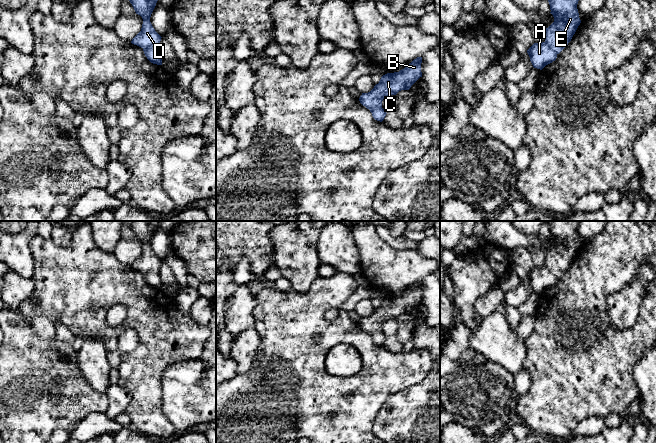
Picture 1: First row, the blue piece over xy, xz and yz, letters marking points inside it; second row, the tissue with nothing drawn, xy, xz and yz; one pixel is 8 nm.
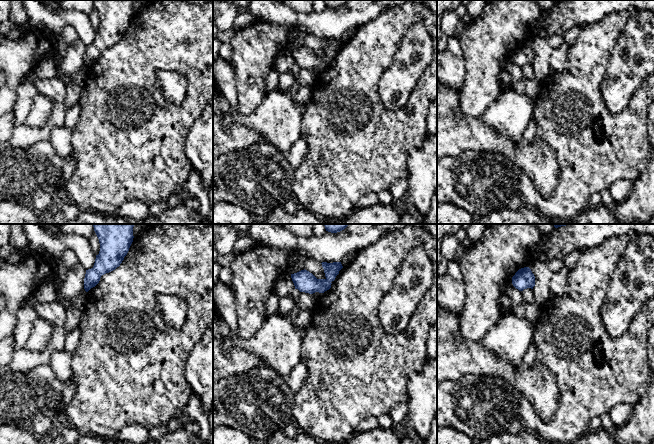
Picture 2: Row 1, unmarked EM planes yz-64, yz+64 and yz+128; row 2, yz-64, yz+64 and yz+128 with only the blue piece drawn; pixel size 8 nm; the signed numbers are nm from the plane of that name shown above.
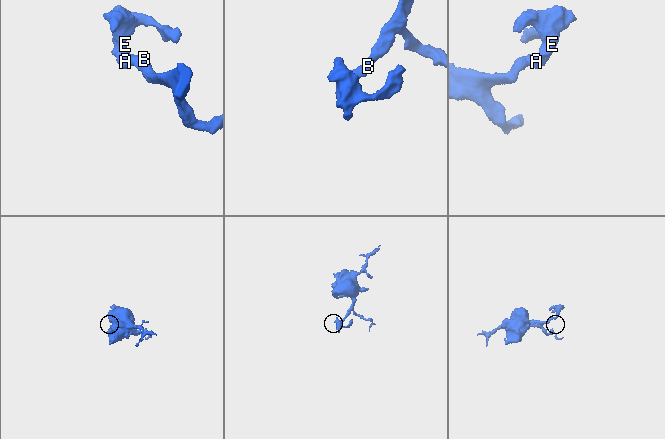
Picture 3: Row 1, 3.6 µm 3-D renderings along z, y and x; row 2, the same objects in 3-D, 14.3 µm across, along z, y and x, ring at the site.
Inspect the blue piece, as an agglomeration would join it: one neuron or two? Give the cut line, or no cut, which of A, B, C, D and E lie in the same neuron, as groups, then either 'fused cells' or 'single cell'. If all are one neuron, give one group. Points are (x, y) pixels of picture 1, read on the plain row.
no cut | A B C D E | single cell

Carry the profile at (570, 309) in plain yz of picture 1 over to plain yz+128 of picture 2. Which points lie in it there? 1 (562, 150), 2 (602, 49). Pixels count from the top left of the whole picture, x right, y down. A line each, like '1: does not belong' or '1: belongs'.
1: belongs
2: belongs

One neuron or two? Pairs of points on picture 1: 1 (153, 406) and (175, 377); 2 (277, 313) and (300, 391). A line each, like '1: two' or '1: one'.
1: two
2: one

